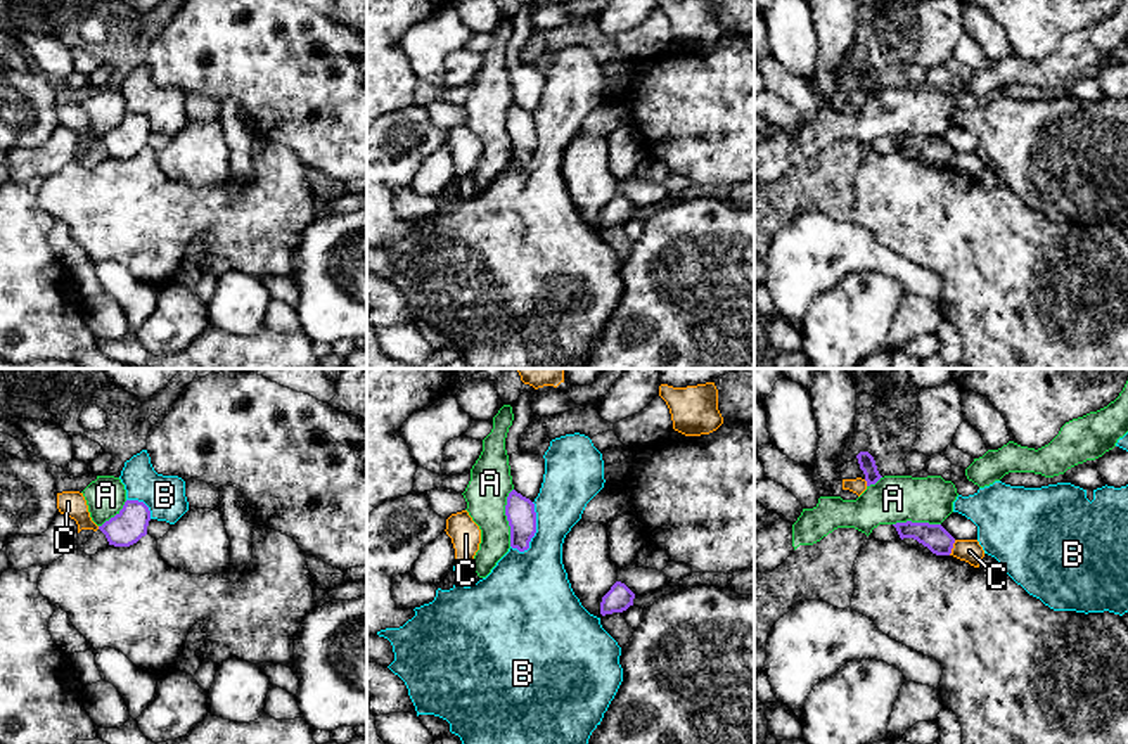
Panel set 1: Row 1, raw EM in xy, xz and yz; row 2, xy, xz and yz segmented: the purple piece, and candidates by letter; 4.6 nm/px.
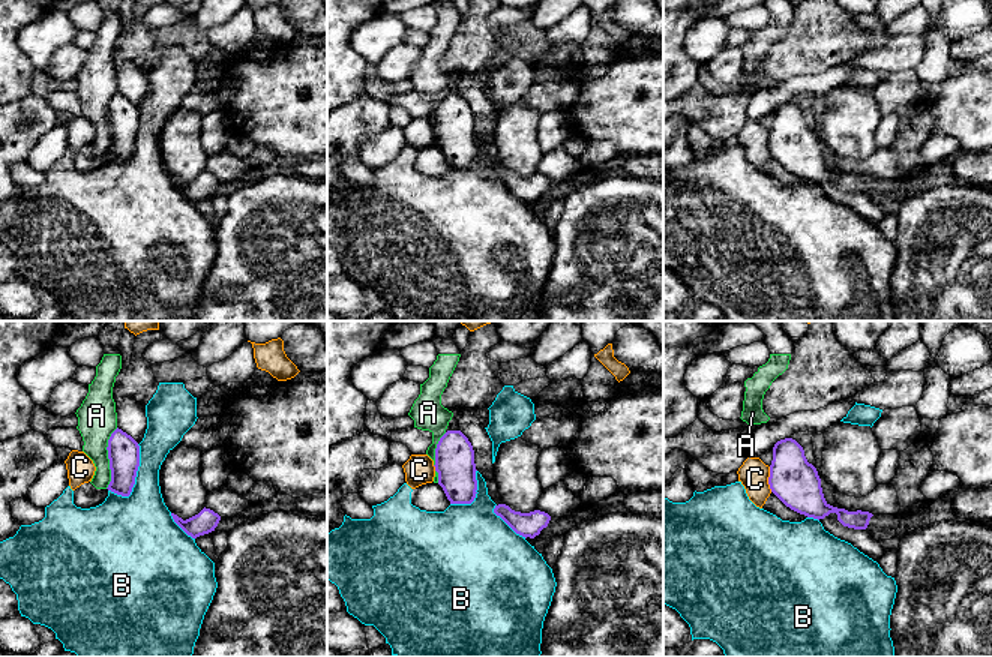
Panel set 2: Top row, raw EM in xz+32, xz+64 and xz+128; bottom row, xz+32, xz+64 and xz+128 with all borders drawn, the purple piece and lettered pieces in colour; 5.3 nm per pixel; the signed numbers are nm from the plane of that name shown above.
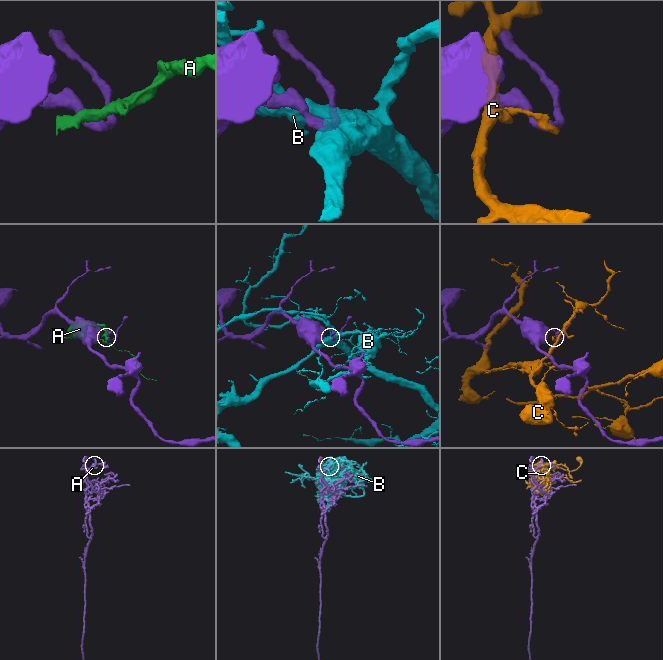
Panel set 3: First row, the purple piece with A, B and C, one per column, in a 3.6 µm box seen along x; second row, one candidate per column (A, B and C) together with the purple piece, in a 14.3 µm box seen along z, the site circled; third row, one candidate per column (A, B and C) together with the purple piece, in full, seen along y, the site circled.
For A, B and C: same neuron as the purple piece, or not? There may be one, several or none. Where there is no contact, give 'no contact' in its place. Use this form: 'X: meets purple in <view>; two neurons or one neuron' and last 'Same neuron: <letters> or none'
A: meets purple in xz; two neurons
B: meets purple in xz; two neurons
C: meets purple in yz; two neurons
Same neuron: none

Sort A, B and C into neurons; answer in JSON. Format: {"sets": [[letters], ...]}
{"sets": [["A"], ["B"], ["C"]]}

